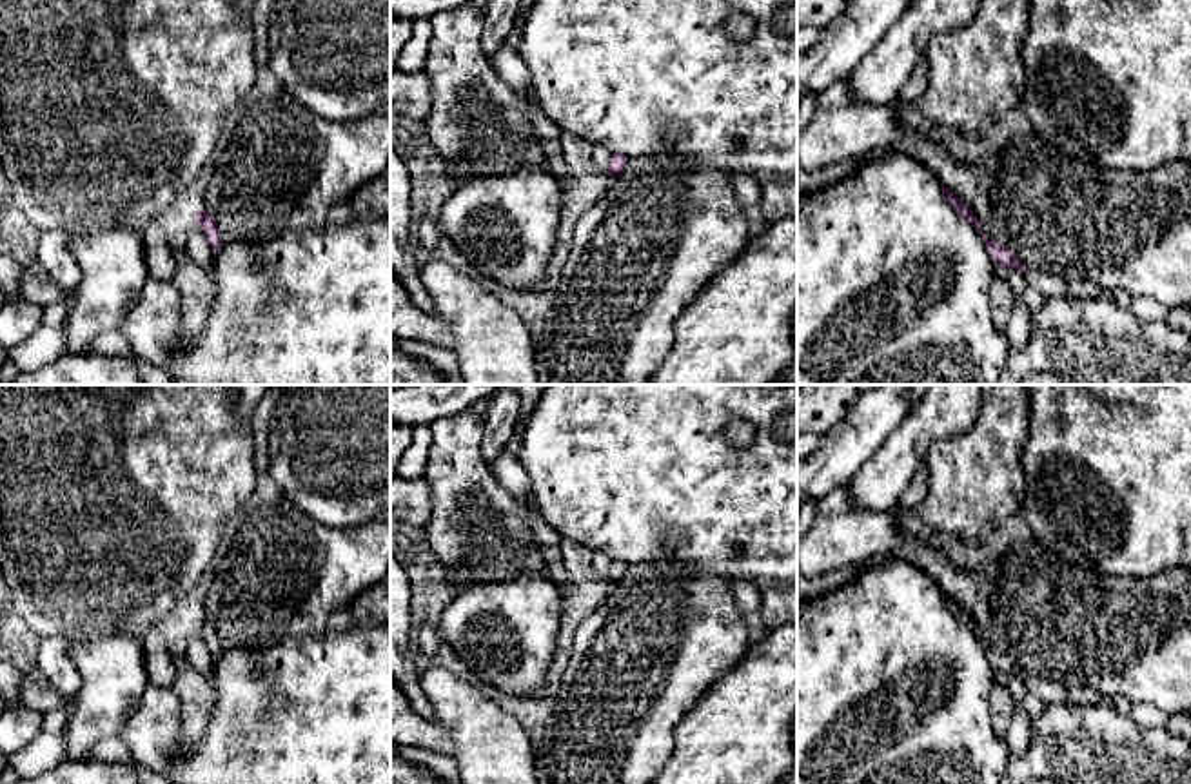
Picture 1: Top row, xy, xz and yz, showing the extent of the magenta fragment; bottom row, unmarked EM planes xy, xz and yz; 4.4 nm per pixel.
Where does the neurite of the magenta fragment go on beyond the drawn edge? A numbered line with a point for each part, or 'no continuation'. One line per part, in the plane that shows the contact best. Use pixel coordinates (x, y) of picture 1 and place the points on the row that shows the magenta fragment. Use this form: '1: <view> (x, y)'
1: yz (1048, 285)

